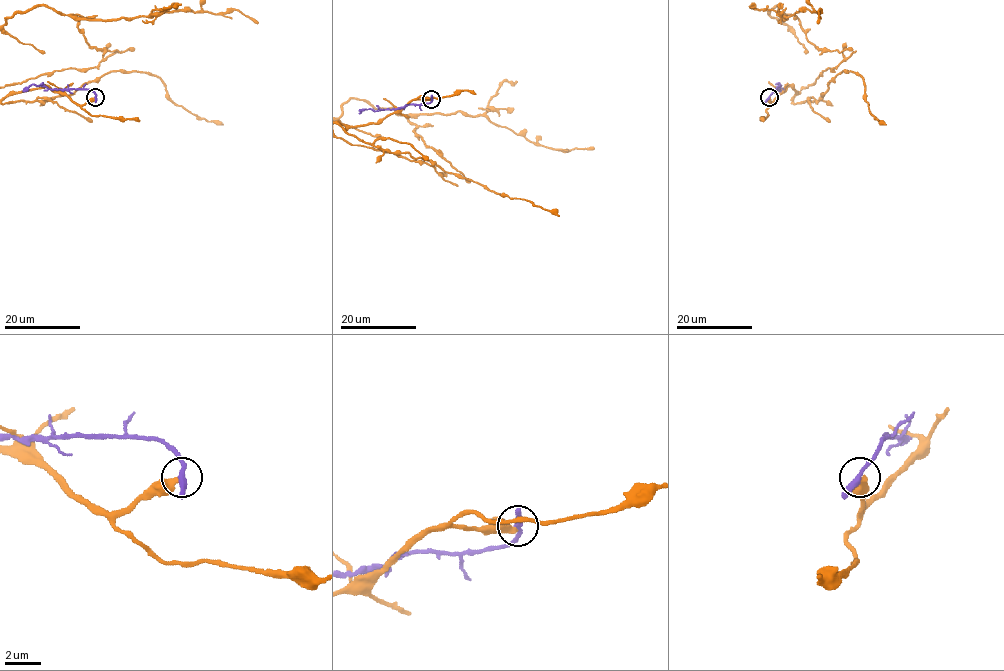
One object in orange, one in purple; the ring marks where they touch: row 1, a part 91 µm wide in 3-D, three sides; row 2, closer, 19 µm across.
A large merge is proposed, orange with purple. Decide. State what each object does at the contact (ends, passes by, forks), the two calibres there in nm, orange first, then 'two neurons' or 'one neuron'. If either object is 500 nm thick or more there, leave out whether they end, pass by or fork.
orange ends there; purple passes by; 400 nm thick on the orange side, 280 nm on the other; two neurons

